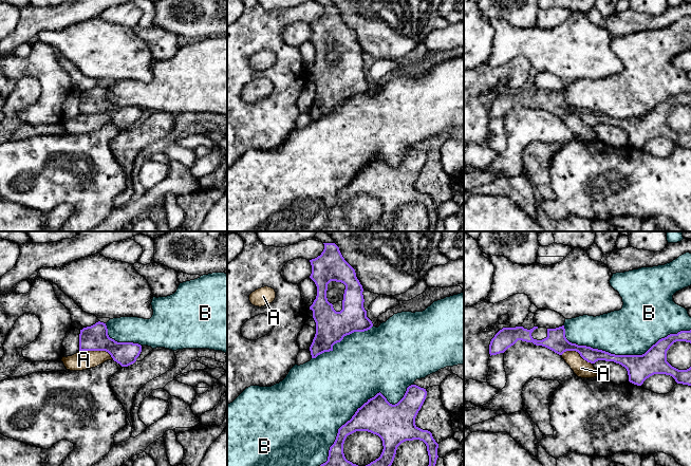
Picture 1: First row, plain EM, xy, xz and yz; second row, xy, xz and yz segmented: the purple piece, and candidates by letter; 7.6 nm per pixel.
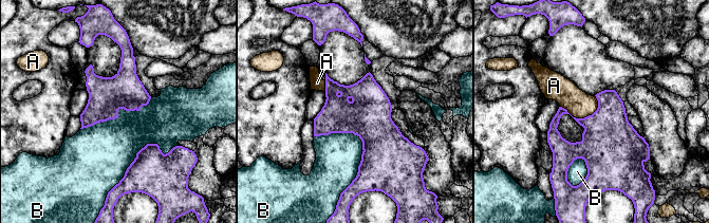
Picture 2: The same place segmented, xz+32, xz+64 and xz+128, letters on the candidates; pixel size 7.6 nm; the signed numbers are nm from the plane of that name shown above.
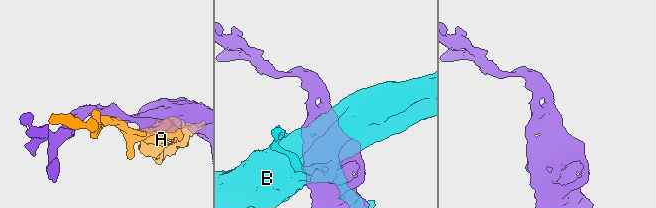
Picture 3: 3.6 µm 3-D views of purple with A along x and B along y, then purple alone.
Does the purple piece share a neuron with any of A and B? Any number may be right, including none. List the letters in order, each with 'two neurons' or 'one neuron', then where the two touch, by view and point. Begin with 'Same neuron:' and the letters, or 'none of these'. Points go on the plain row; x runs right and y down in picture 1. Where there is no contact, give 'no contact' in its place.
Same neuron: none of these
A: two neurons | xy (97, 113)
B: two neurons | yz (622, 118)

